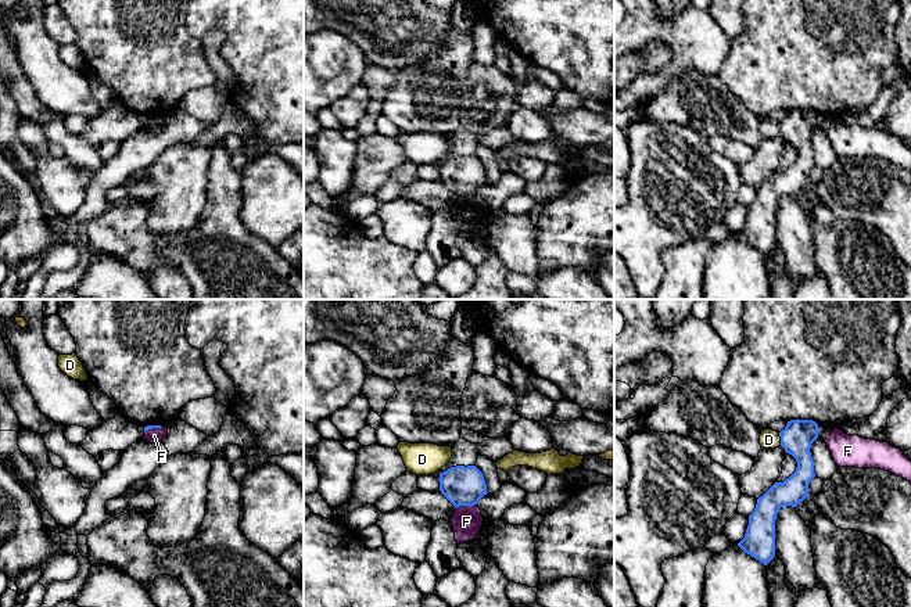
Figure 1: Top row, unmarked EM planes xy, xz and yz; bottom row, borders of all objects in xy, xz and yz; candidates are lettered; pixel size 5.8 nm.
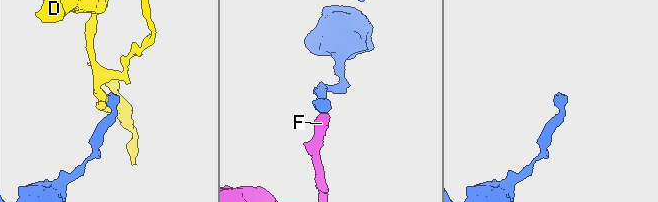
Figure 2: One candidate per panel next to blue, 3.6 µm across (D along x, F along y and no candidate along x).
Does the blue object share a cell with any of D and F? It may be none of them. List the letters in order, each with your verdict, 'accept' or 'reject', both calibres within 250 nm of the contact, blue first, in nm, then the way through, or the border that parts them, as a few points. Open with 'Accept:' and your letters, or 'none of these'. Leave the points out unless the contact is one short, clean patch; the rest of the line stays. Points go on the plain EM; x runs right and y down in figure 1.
Accept: none of these
D: reject; 180 nm thick on the blue side, 110 nm on the other; border along yz (778, 122), (781, 133)
F: reject; 220 nm thick on the blue side, 180 nm on the other

